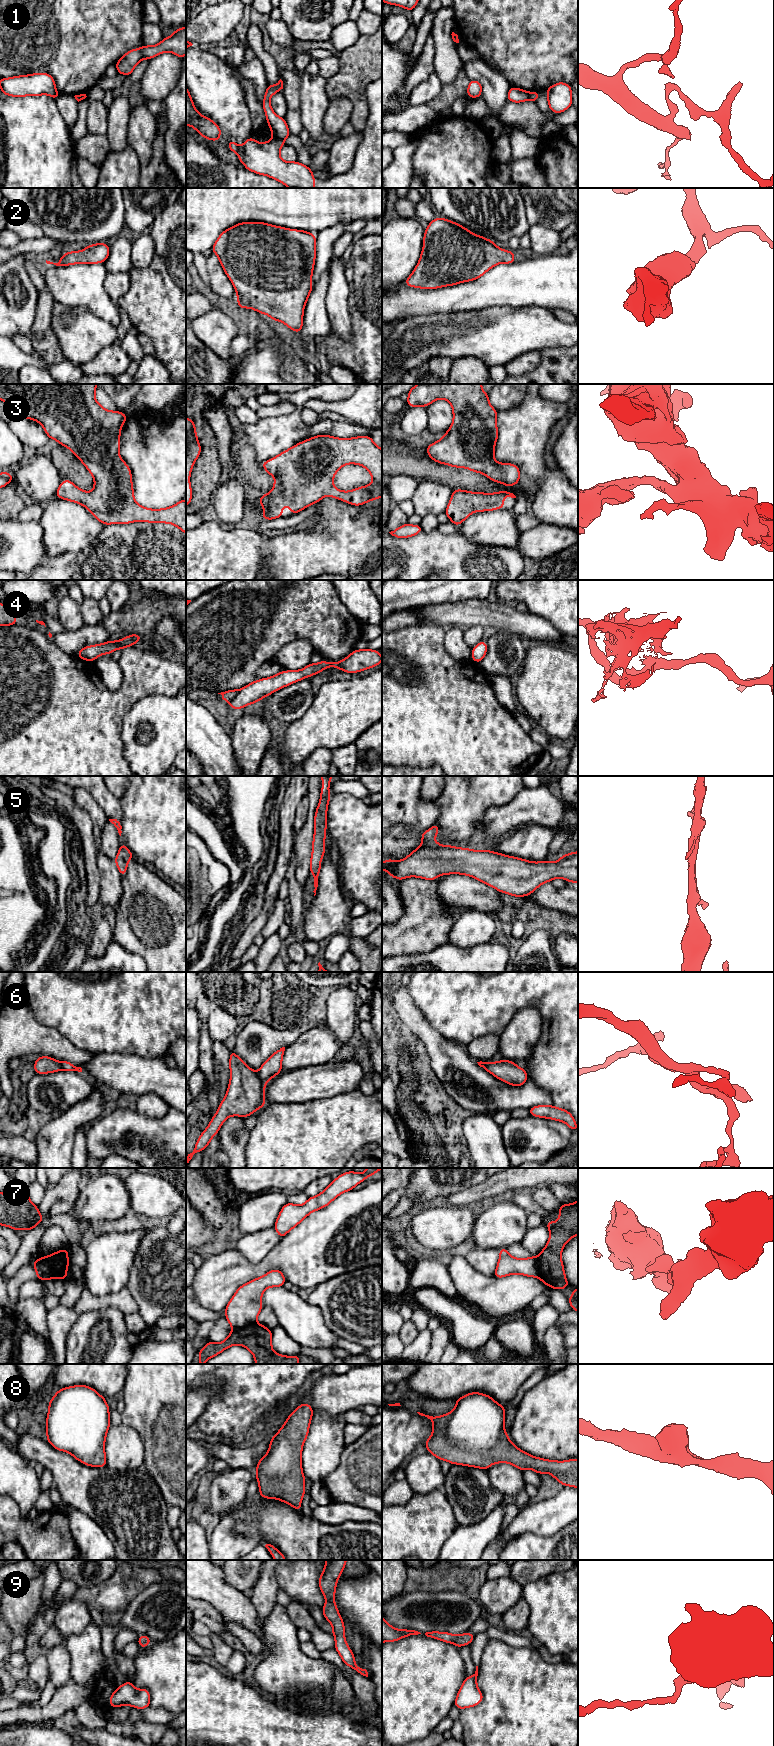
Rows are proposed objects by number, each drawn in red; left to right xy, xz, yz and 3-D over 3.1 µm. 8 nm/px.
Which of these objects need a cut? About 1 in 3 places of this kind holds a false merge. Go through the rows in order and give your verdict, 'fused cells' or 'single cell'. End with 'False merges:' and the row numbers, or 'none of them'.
1: fused cells
2: single cell
3: single cell
4: single cell
5: single cell
6: fused cells
7: fused cells
8: single cell
9: single cell
False merges: 1, 6, 7

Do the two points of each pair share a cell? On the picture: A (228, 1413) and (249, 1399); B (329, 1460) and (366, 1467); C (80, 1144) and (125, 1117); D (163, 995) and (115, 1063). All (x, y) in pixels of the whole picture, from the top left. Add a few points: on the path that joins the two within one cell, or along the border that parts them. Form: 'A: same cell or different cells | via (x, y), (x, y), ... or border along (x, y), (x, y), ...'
A: same cell | via (233, 1409), (244, 1399)
B: different cells | border along (346, 1446), (340, 1455), (339, 1464), (323, 1479)
C: different cells | border along (85, 1135), (88, 1157)
D: different cells | border along (98, 1052), (133, 1053), (144, 1057)

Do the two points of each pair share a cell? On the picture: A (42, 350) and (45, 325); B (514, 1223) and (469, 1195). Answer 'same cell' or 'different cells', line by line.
A: same cell
B: different cells

